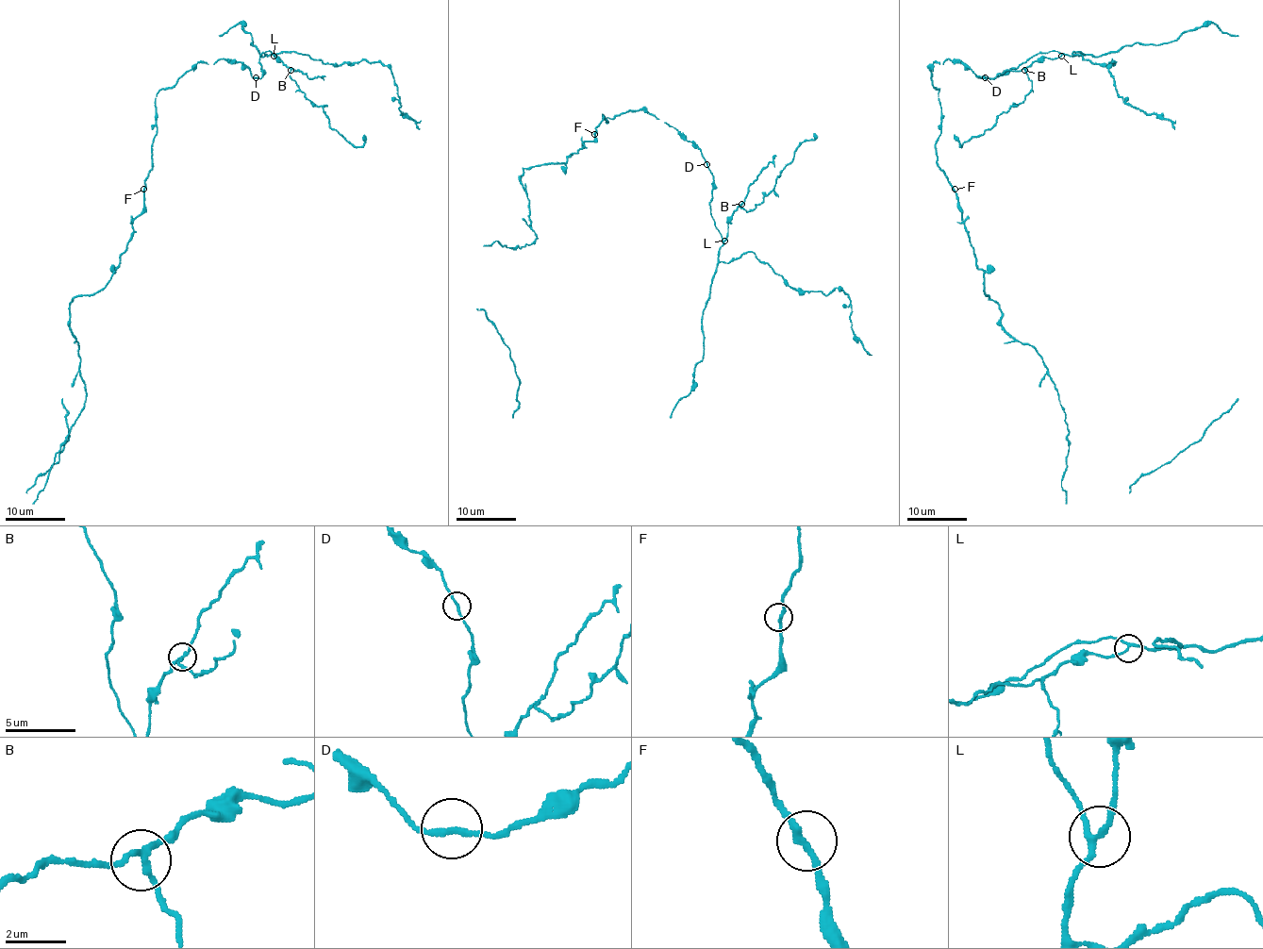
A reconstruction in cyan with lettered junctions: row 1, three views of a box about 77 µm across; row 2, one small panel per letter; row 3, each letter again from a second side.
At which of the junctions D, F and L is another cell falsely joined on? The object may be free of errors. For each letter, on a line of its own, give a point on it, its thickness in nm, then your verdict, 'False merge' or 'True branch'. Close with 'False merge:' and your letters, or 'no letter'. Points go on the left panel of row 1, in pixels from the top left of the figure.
D: Place: (256, 77). Thickness 160 nm. True branch
F: Place: (143, 189). Thickness 200 nm. True branch
L: Place: (274, 56). Thickness 160 nm. False merge
False merge: L

